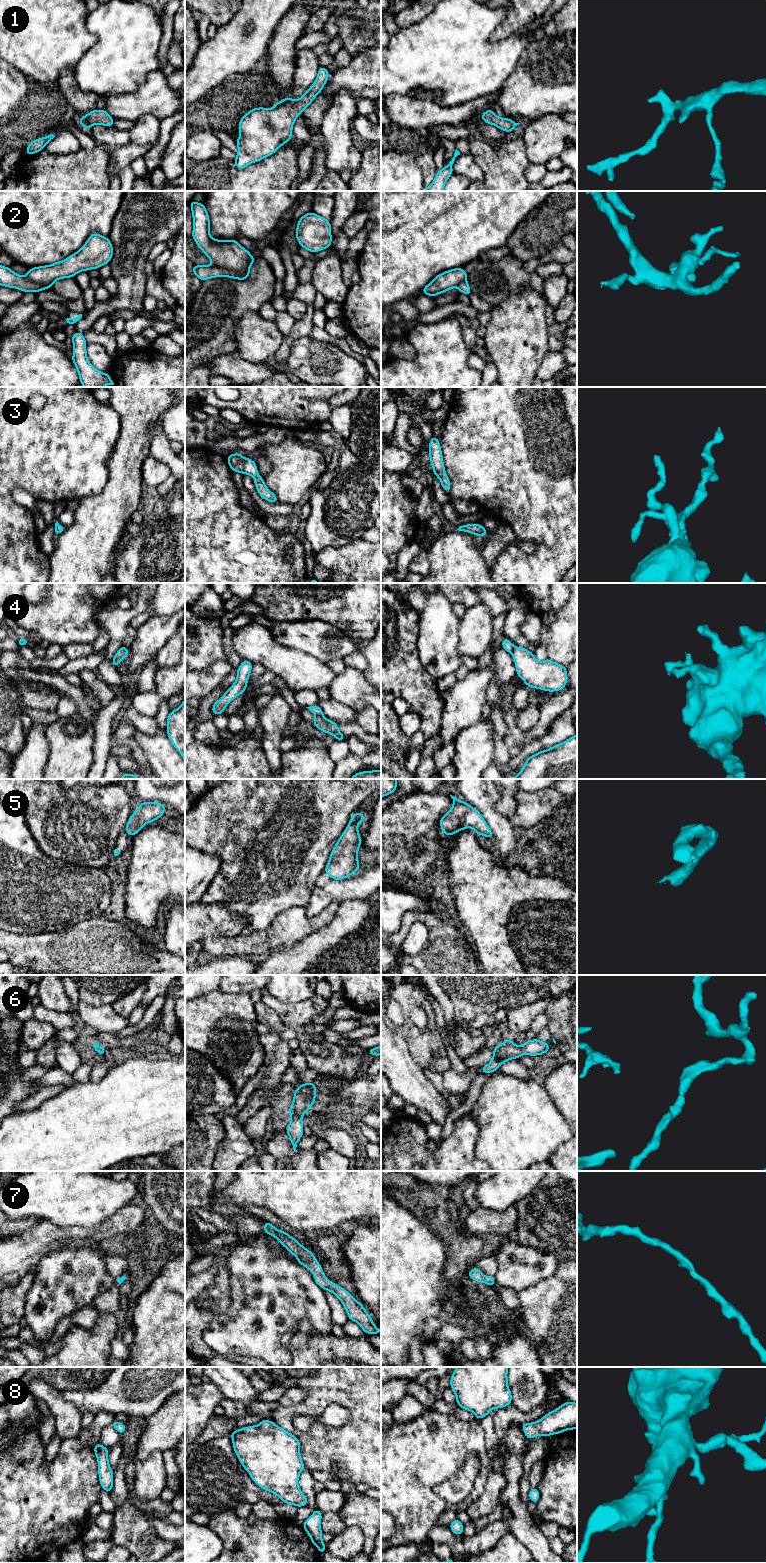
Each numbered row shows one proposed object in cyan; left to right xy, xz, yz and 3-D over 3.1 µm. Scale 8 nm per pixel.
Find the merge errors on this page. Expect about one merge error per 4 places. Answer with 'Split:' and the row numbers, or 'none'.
Split: 2, 4

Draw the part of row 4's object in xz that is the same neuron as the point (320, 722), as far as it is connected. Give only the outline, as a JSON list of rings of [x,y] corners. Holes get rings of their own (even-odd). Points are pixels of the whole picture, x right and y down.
[[[316,716],[312,722],[317,729],[335,736],[336,741],[345,740],[346,737],[338,729],[338,723],[332,722],[323,716]]]

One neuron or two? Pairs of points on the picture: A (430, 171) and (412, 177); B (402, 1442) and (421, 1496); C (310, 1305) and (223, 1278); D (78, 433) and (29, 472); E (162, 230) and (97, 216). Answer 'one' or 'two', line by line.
A: two
B: one
C: two
D: one
E: two

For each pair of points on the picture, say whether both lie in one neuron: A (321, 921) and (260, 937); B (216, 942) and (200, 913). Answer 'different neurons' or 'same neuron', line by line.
A: same neuron
B: different neurons

